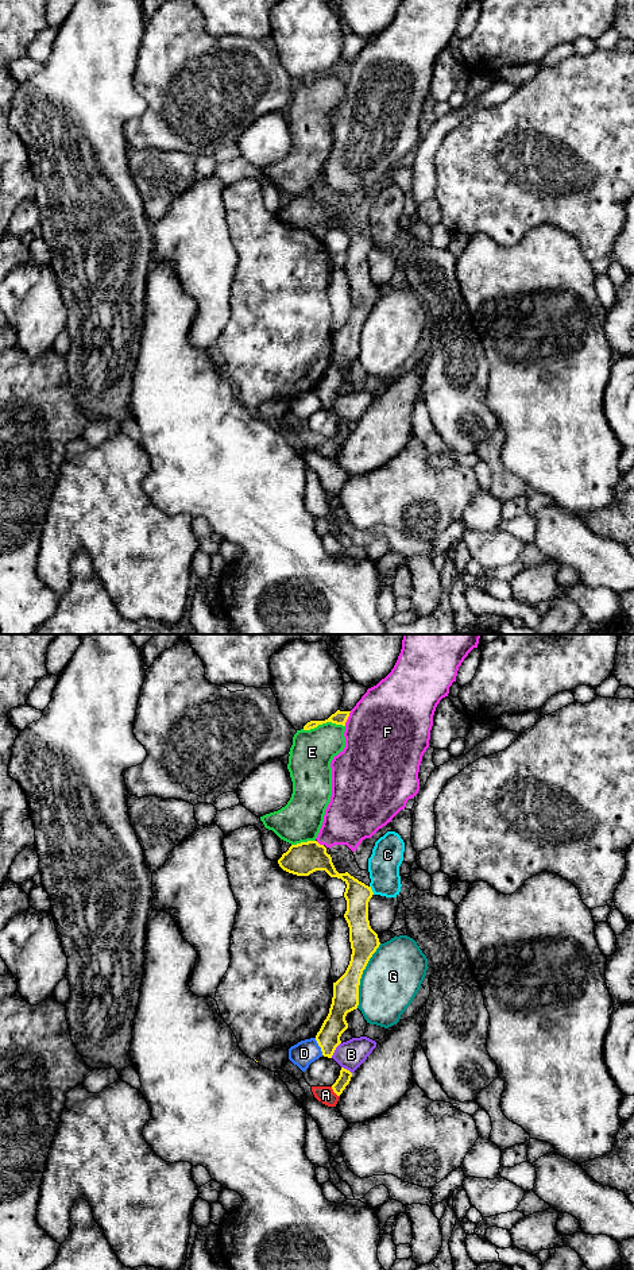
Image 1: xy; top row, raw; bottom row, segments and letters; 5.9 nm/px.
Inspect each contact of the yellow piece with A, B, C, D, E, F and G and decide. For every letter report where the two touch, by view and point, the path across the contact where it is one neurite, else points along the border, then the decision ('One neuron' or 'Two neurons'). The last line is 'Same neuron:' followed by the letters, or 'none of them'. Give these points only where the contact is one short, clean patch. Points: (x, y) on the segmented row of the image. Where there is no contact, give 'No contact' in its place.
A: Touches yellow at xy (335, 1092). Path across: xy (344, 1077), (335, 1092), (325, 1095). One neuron
B: Touches yellow at xy (335, 1049). Boundary: xy (340, 1042), (331, 1057). Two neurons
C: Touches yellow at xy (371, 890). Two neurons
D: Touches yellow at xy (319, 1045). Boundary: xy (314, 1038), (323, 1054). Two neurons
E: Touches yellow at xy (323, 722). Two neurons
F: Touches yellow at xy (347, 718). Boundary: xy (351, 711), (344, 725). Two neurons
G: Touches yellow at xy (360, 976). Boundary: xy (381, 944), (363, 971), (359, 985), (359, 1004), (356, 1007). Two neurons
Same neuron: A

